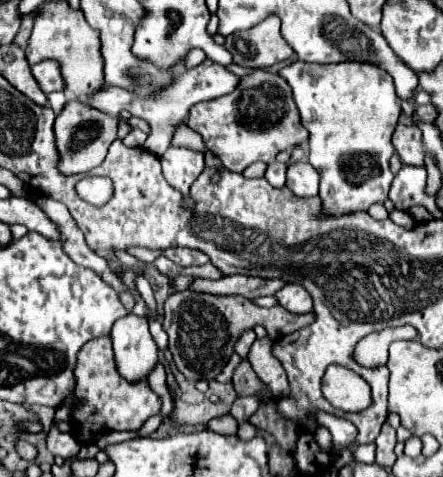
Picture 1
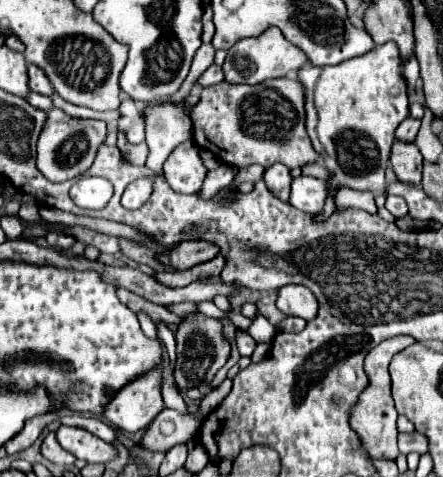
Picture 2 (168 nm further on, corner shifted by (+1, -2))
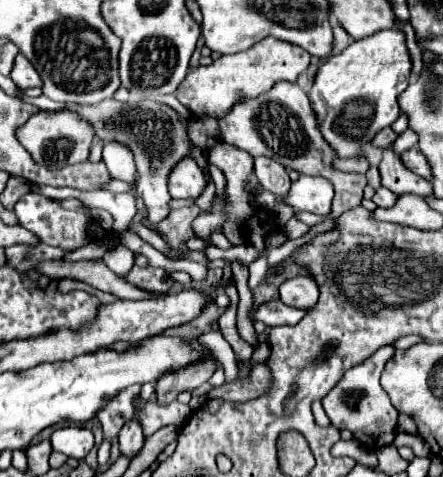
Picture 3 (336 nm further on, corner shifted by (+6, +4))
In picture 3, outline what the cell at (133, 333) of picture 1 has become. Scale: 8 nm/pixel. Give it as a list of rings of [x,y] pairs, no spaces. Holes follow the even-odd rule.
[[[129,422],[121,428],[121,432],[119,432],[119,450],[121,450],[123,456],[133,460],[141,452],[143,444],[145,444],[145,438],[143,438],[143,430],[141,430],[139,422]]]

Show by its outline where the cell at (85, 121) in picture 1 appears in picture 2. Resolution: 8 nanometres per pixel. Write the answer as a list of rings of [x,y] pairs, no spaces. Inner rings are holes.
[[[52,108],[48,112],[44,130],[38,138],[36,166],[50,182],[66,182],[76,176],[82,176],[94,162],[94,156],[104,138],[106,138],[106,122],[90,118],[74,118],[60,108]]]

